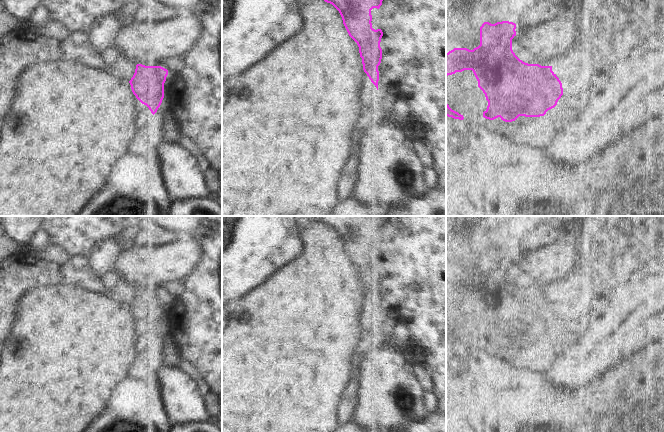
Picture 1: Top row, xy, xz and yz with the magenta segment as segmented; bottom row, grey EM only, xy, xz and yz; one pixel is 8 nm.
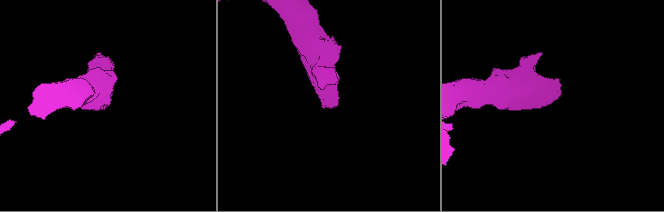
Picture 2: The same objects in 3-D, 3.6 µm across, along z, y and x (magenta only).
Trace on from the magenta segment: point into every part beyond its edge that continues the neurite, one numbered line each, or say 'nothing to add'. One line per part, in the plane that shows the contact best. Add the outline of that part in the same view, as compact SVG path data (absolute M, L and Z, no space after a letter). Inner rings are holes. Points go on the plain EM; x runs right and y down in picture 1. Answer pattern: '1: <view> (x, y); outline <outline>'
1: yz (576, 295); outline M584 270L555 284L552 295L562 307L563 318L572 326L585 318L596 301L594 282Z

